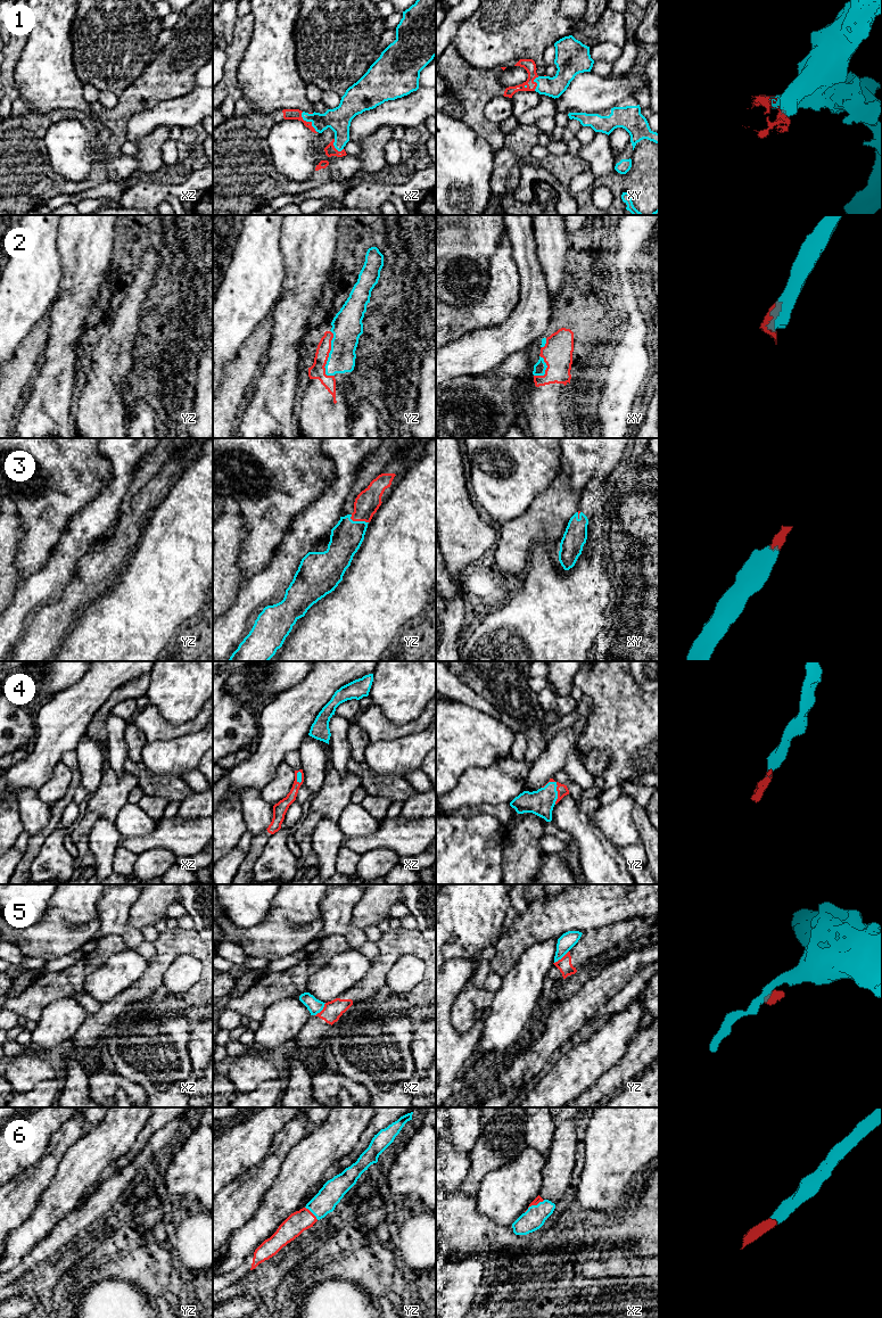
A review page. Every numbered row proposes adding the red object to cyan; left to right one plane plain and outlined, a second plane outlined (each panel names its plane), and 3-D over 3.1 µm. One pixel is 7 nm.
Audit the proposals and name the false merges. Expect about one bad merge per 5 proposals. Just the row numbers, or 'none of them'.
5

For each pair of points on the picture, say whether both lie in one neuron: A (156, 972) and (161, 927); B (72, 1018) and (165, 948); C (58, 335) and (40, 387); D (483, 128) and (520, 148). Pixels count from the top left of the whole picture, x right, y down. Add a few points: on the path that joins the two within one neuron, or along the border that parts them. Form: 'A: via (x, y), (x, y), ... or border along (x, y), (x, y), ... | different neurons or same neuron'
A: border along (167, 928), (159, 933) | different neurons
B: border along (88, 1015), (72, 1038) | different neurons
C: via (58, 347), (58, 361), (56, 371), (52, 375) | same neuron
D: border along (505, 136), (504, 143), (494, 151) | different neurons

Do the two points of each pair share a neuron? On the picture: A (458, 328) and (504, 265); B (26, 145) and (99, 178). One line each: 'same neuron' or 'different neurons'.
A: same neuron
B: same neuron

